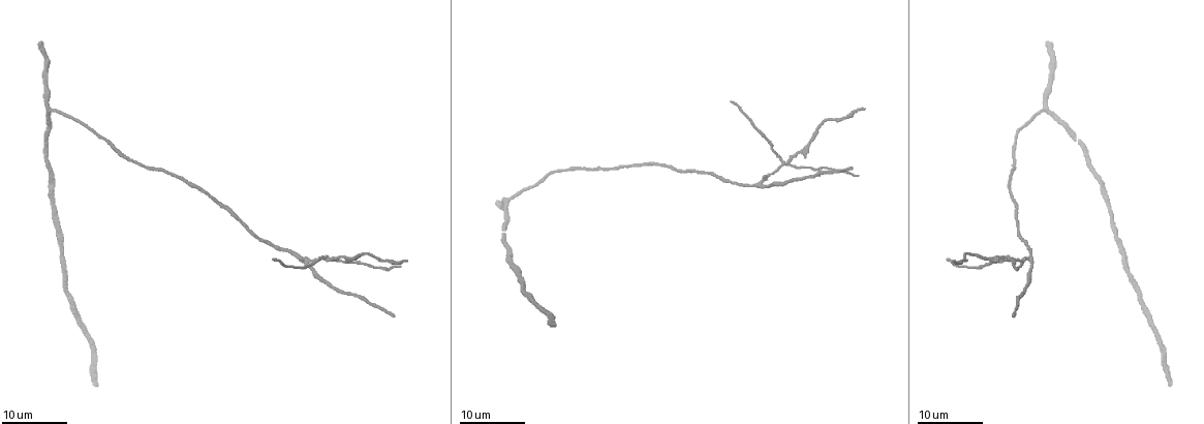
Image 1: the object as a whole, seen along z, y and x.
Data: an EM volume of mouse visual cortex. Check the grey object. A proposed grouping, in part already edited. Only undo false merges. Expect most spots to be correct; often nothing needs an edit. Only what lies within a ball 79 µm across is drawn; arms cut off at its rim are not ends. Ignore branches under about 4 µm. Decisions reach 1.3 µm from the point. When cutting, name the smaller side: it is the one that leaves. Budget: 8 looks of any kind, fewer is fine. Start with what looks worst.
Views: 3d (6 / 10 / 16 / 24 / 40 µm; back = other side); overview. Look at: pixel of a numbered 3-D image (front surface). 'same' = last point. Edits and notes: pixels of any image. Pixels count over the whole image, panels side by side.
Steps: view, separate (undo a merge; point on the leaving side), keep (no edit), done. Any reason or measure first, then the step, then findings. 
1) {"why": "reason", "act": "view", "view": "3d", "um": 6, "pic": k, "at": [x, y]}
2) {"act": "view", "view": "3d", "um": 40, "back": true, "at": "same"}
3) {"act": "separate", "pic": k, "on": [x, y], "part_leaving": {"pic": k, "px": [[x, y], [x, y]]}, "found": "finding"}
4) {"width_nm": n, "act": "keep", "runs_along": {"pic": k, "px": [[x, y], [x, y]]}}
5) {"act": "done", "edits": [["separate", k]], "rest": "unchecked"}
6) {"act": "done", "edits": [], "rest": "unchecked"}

{"why": "four or more arms meet", "act": "view", "view": "3d", "um": 16, "pic": 1, "at": [785, 162]}

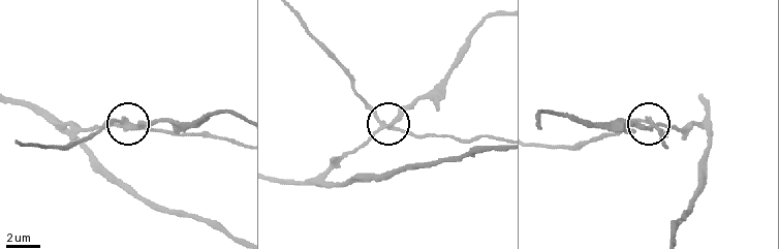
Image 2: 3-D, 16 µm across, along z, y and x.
{"why": "closer look", "act": "view", "view": "3d", "um": 6, "pic": 2, "at": [124, 121]}

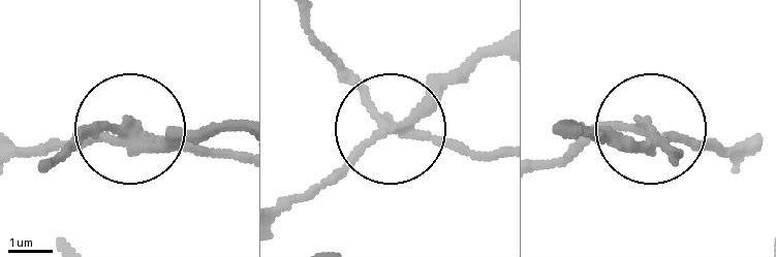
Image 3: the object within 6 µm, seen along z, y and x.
{"arms": 4, "act": "separate", "pic": 3, "on": [457, 148], "part_leaving": {"pic": 3, "px": [[394, 125], [309, 18]]}, "found": "two neurons meet here"}

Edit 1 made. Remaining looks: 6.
{"act": "view", "view": "overview"}

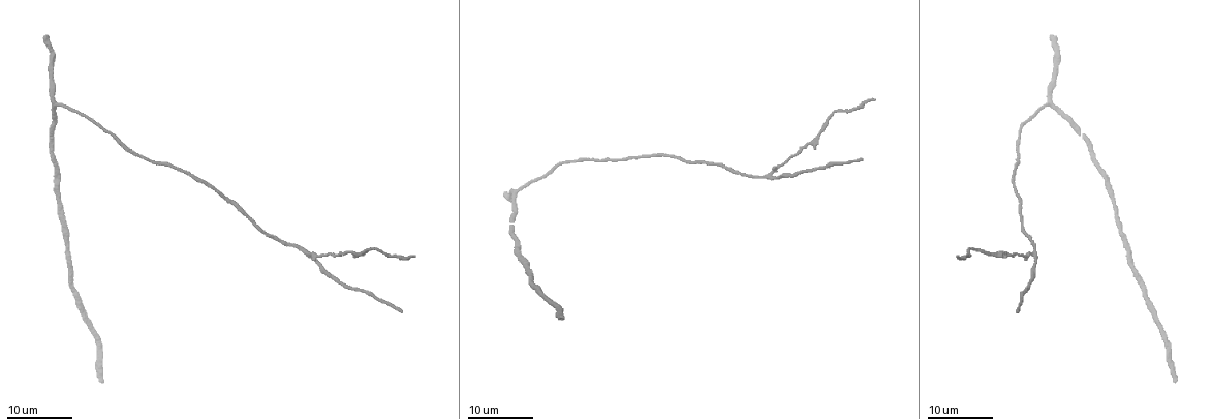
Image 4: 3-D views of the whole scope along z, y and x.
{"why": "three-way junction", "act": "view", "view": "3d", "um": 16, "pic": 4, "at": [770, 177]}

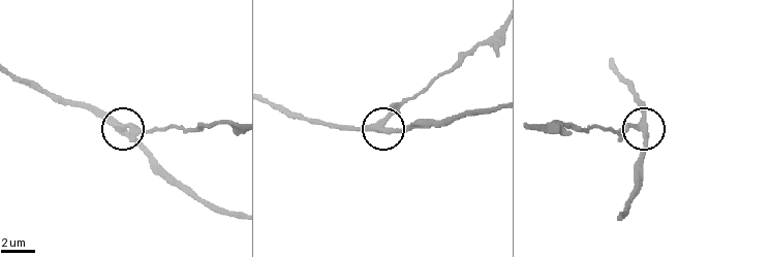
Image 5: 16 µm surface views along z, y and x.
{"act": "view", "view": "3d", "um": 10, "pic": 5, "at": [125, 127]}

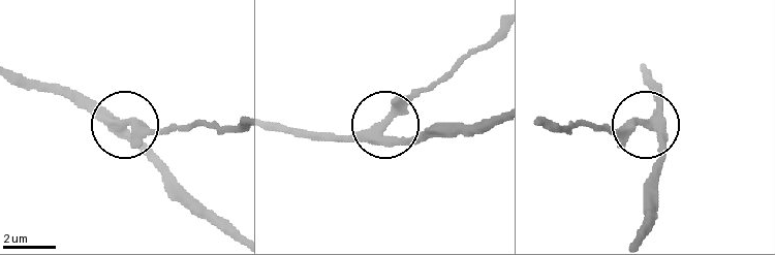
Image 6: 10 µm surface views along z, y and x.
{"act": "view", "view": "3d", "um": 6, "pic": 6, "at": [120, 123]}

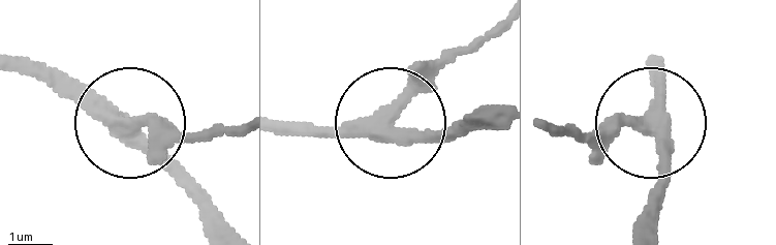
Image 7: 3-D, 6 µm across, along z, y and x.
{"act": "keep", "runs_along": {"pic": 7, "px": [[24, 58], [113, 110], [198, 195]]}, "found": "continuous, no second neuron"}

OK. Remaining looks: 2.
{"why": "thick turns thin", "act": "view", "view": "3d", "um": 16, "pic": 4, "at": [228, 200]}

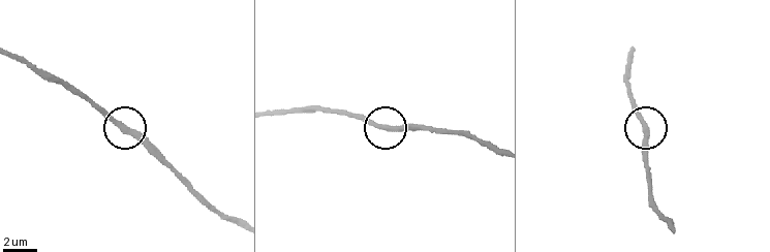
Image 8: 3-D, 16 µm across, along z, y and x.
{"why": "zoom in", "act": "view", "view": "3d", "um": 6, "pic": 8, "at": [645, 130]}

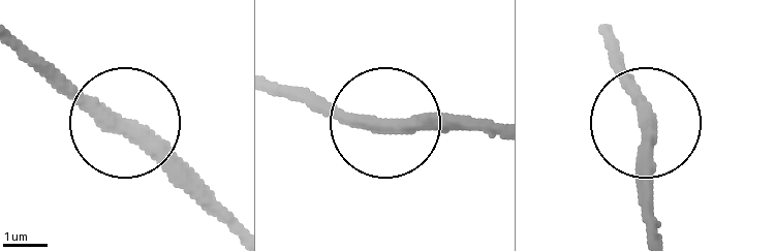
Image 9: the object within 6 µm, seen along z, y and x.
{"act": "keep", "runs_along": {"pic": 9, "px": [[277, 85], [366, 118], [473, 118]]}, "found": "continuous, no second neuron"}

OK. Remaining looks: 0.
{"act": "done", "edits": [["separate", 3]], "rest": "unchecked"}

